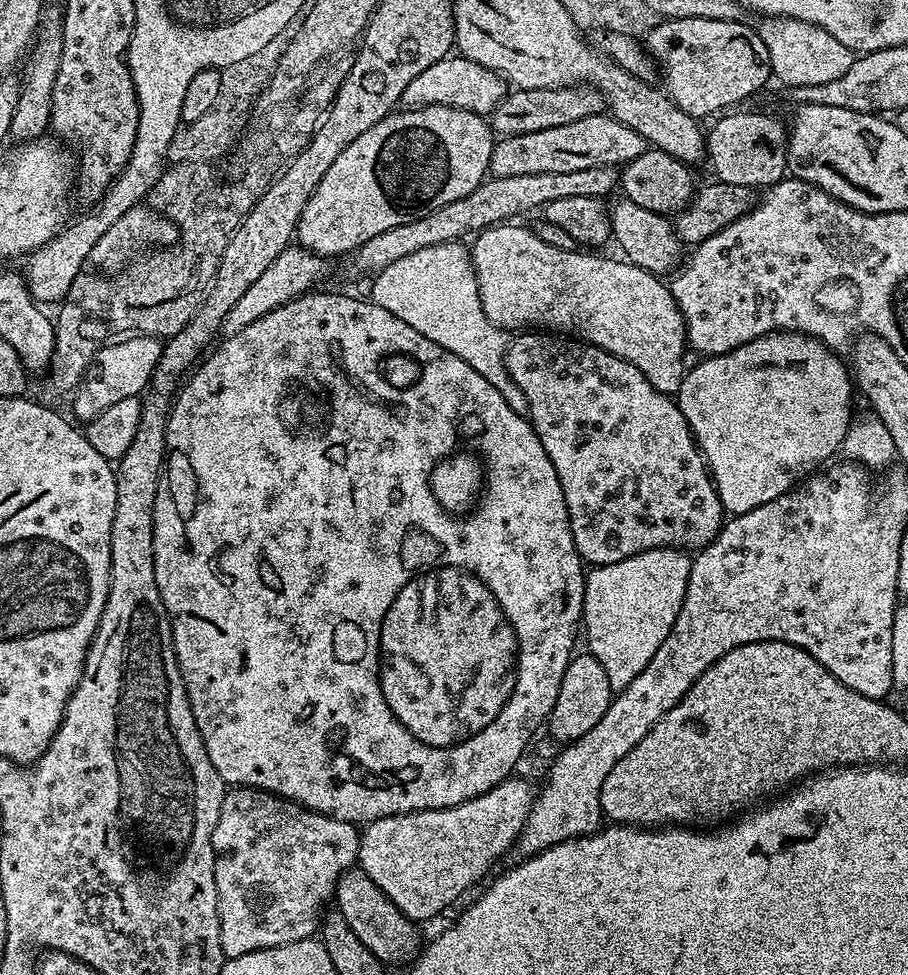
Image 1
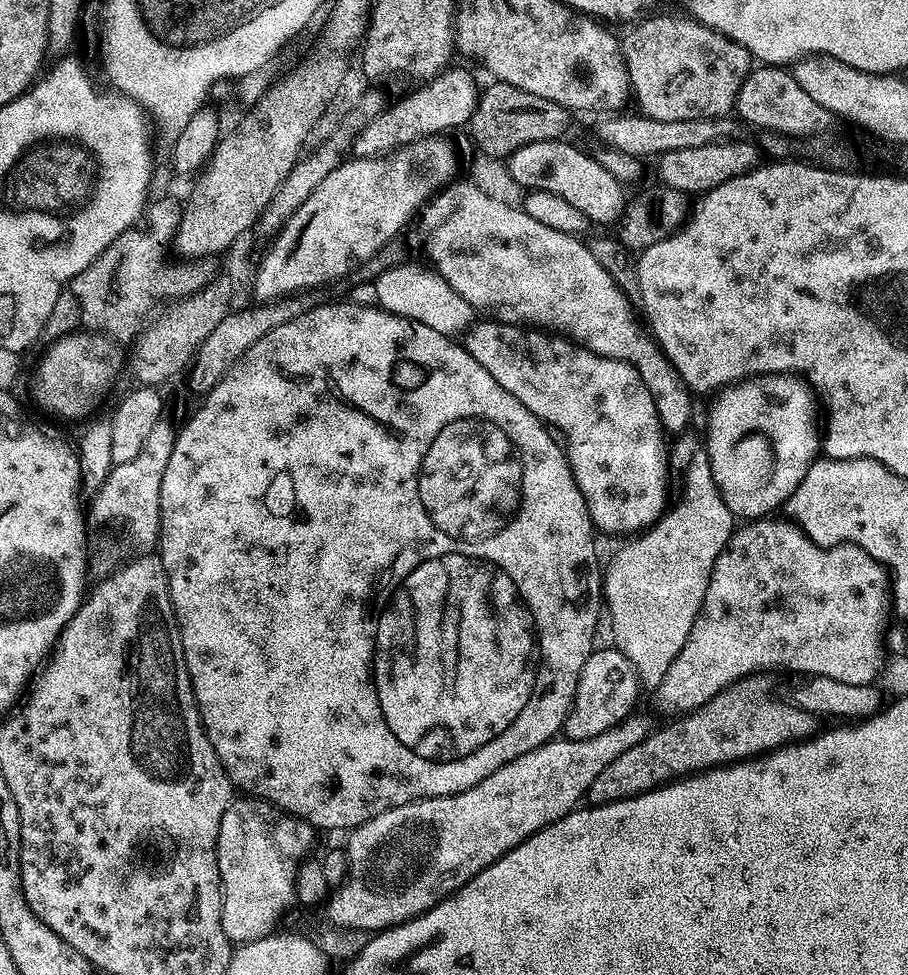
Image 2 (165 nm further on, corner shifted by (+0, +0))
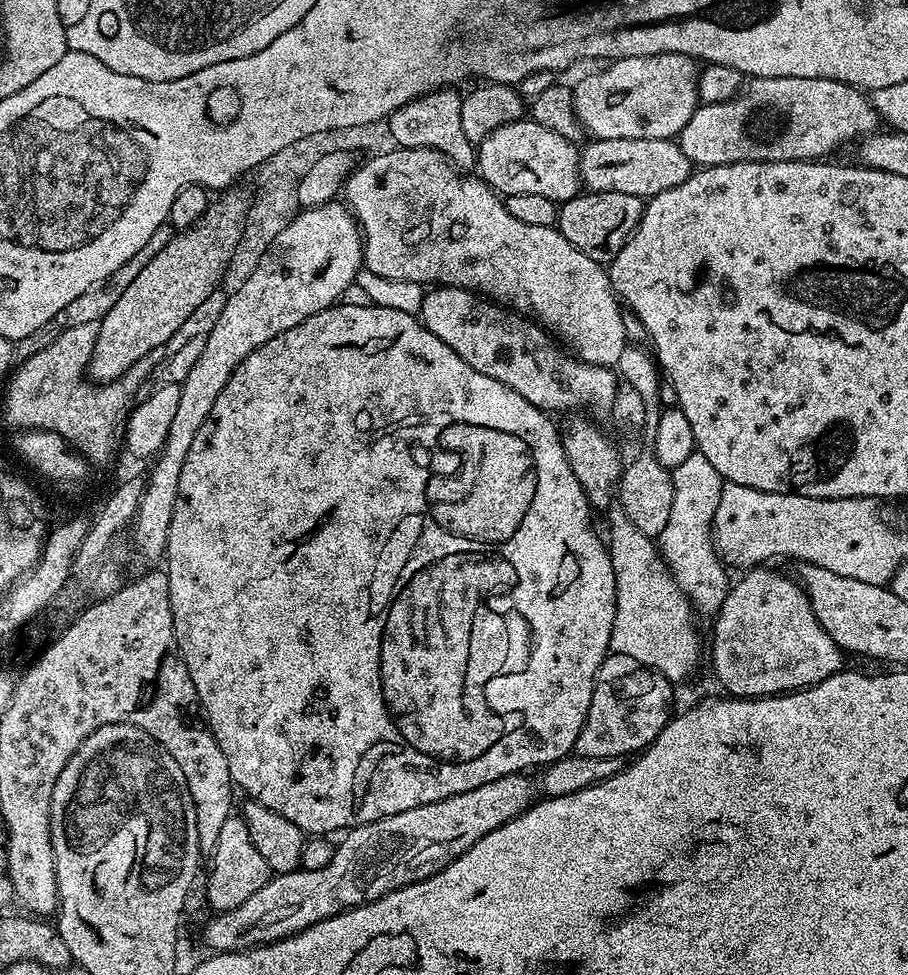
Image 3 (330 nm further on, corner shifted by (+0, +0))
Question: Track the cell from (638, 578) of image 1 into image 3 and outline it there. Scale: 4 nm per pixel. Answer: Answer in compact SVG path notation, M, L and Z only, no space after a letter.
M695 450L690 458L686 458L686 462L682 462L682 466L671 469L671 473L673 509L670 510L666 528L658 537L660 555L667 562L678 586L692 603L695 615L712 618L719 612L730 587L729 569L716 553L716 543L712 540L714 510L718 510L718 498L722 498L726 481L720 477L718 470L714 470L712 463Z

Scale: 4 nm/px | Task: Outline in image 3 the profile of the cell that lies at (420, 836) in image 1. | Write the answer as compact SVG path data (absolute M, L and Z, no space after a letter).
M517 774L498 778L498 782L486 782L486 786L478 786L478 790L466 790L466 794L454 794L445 800L439 800L426 806L418 806L414 810L402 810L402 814L394 814L382 818L378 822L363 824L345 831L342 839L336 844L334 858L330 858L322 870L306 870L300 868L295 872L281 872L273 875L242 906L234 906L234 910L215 913L212 921L204 928L204 944L213 953L244 952L247 948L259 948L262 944L272 944L276 940L285 940L287 936L298 934L318 922L331 916L337 916L348 908L357 908L363 904L374 902L394 890L407 884L422 882L461 856L478 838L490 834L490 830L498 830L515 816L521 816L527 808L531 808L538 796L538 788L533 777L528 774Z

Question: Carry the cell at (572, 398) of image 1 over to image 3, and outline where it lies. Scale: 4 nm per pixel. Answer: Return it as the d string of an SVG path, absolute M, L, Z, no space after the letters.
M447 286L425 291L418 316L424 327L442 338L442 342L446 342L458 358L474 366L474 370L510 386L510 390L522 394L522 398L535 408L543 408L549 414L568 414L573 410L583 410L588 414L611 413L618 385L617 373L612 368L588 364L569 354L527 316L521 316L466 288Z

